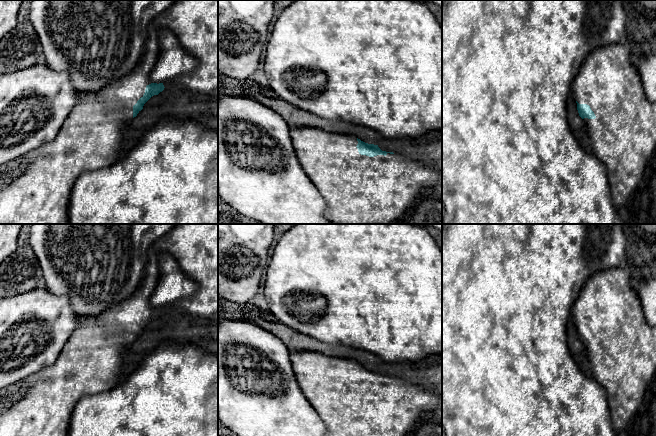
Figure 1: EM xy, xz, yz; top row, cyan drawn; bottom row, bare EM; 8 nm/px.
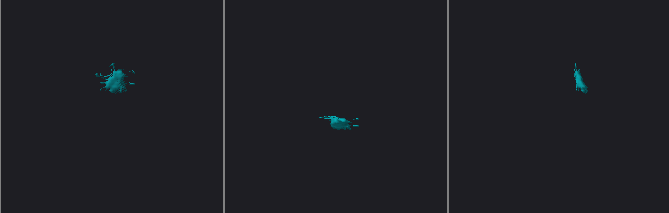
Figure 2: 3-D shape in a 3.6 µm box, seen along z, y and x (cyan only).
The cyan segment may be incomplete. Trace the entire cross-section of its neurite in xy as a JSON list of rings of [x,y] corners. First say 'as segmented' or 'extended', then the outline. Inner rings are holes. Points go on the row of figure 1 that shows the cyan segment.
extended; [[[176,0],[150,25],[145,54],[129,74],[98,87],[94,98],[88,97],[77,102],[54,140],[0,166],[0,224],[69,224],[71,192],[79,176],[86,171],[111,166],[120,158],[122,133],[127,122],[137,116],[152,96],[158,95],[168,86],[204,94],[218,89],[218,0]],[[163,27],[175,34],[182,48],[197,60],[197,67],[171,81],[157,84],[151,82],[151,72],[160,47],[157,29]]]

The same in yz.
extended; [[[626,37],[624,40],[618,43],[612,43],[604,47],[597,48],[595,51],[591,52],[586,57],[572,83],[571,91],[575,95],[579,116],[585,122],[585,126],[593,150],[592,153],[602,162],[602,164],[605,166],[607,170],[608,183],[611,189],[613,204],[616,210],[618,210],[627,201],[627,199],[632,195],[634,190],[639,185],[642,176],[645,172],[648,161],[656,147],[656,103],[652,103],[646,98],[640,75],[633,64],[633,60],[640,56],[641,51],[642,49],[638,45],[638,43],[630,37]]]

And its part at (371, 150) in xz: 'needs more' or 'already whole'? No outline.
needs more

